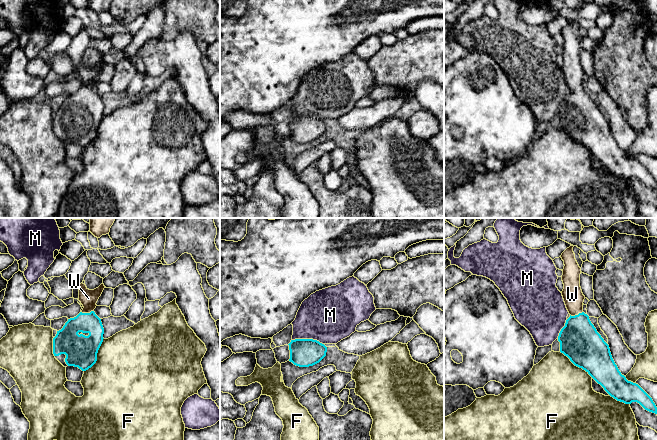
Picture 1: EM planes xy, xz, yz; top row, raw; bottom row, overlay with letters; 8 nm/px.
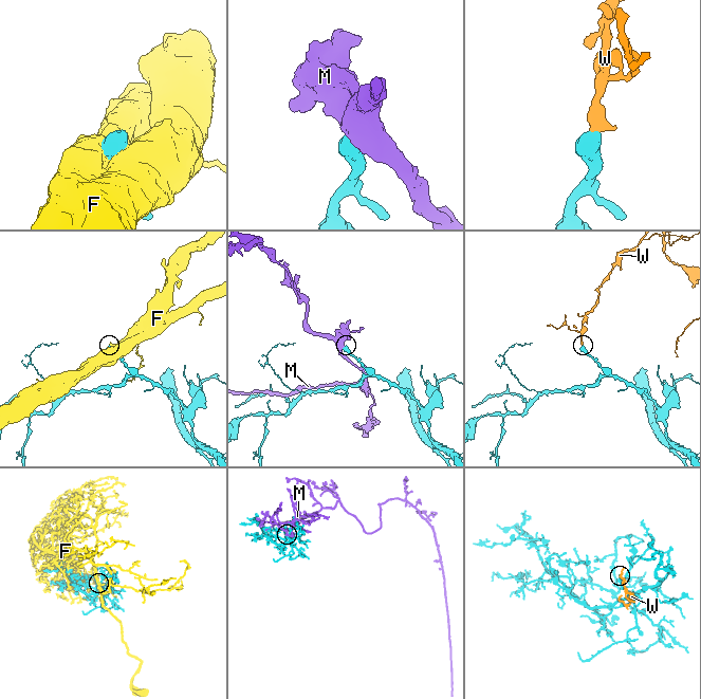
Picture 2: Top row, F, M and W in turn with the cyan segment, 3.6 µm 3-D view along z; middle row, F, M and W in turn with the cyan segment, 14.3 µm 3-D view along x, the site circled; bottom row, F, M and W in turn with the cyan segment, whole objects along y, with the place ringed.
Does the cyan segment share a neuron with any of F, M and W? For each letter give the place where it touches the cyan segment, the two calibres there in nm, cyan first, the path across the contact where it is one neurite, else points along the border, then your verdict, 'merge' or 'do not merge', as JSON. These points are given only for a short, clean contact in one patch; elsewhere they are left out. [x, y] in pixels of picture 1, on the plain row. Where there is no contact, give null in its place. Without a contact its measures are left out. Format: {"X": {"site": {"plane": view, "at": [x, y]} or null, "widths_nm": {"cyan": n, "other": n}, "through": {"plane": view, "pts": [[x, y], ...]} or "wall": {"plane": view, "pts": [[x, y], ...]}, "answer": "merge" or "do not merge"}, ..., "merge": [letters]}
{"F": {"site": {"plane": "xy", "at": [96, 132]}, "widths_nm": {"cyan": 260, "other": 480}, "answer": "do not merge"}, "M": {"site": {"plane": "xz", "at": [308, 115]}, "widths_nm": {"cyan": 220, "other": 440}, "wall": {"plane": "xz", "pts": [[292, 115], [316, 115], [323, 120]]}, "answer": "do not merge"}, "W": {"site": {"plane": "xy", "at": [87, 89]}, "widths_nm": {"cyan": 170, "other": 140}, "through": {"plane": "xy", "pts": [[68, 113], [68, 110], [87, 89], [88, 74]]}, "answer": "merge"}, "merge": ["W"]}

